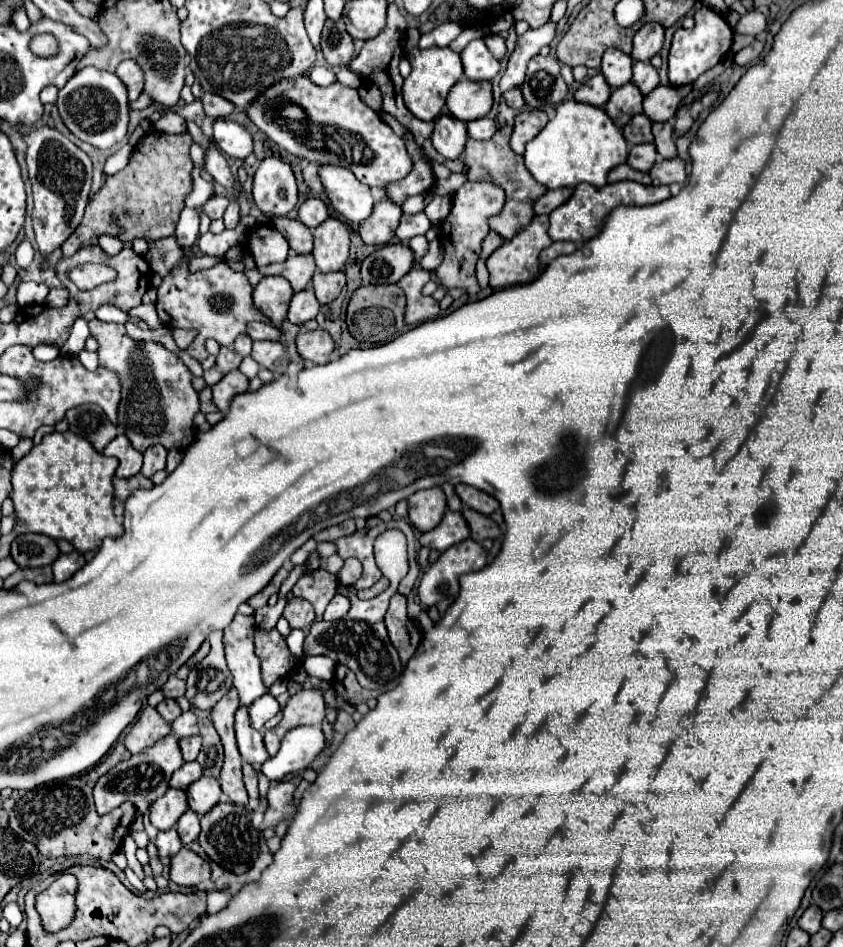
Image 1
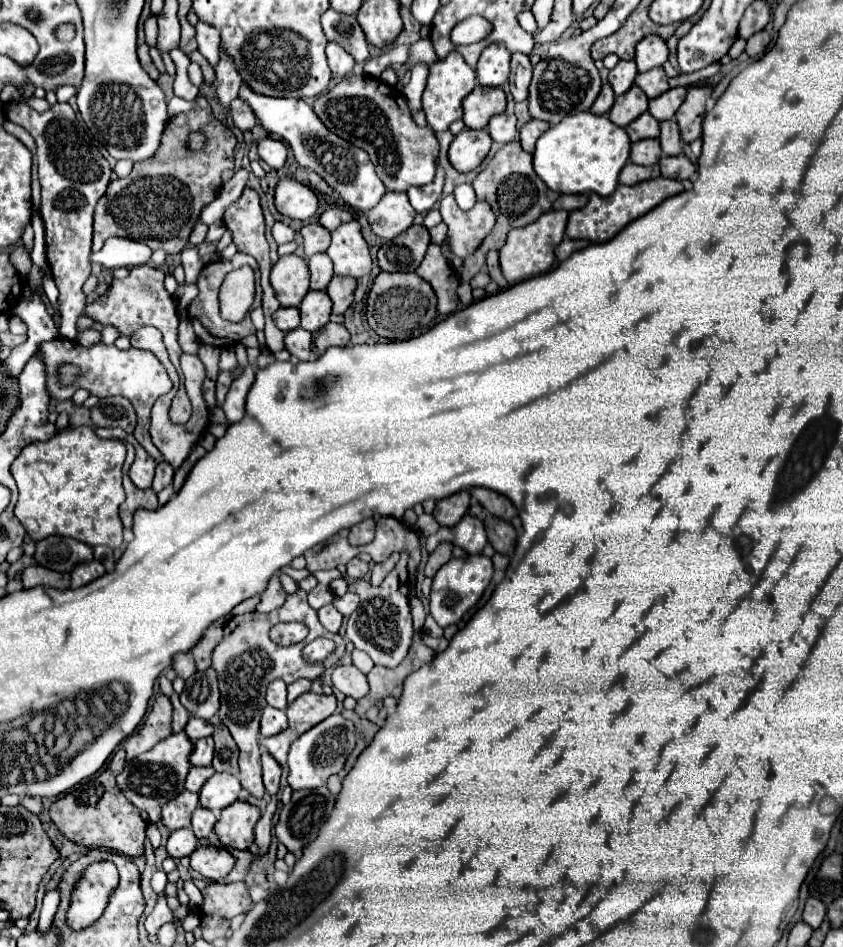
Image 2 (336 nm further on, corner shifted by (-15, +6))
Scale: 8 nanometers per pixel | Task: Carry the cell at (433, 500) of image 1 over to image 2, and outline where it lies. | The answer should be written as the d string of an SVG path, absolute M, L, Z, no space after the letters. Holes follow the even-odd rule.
M461 490L439 500L433 516L441 526L455 526L463 518L467 508L469 508L469 490Z

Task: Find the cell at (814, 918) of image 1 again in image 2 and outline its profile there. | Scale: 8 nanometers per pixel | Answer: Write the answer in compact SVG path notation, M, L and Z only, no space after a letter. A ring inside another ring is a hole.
M809 898L805 904L805 912L803 912L803 922L807 922L811 928L819 928L823 918L827 916L827 908L821 900Z

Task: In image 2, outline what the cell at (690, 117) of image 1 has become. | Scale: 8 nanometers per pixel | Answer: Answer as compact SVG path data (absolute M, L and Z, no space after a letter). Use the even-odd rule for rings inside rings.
M691 86L687 90L685 102L679 106L679 110L675 114L683 142L689 144L701 136L701 122L705 116L705 104L707 104L711 92L713 92L711 86Z

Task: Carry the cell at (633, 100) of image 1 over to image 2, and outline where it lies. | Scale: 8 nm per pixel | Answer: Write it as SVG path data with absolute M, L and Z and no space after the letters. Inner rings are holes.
M633 86L631 90L627 90L625 94L615 98L613 108L609 110L609 120L613 124L619 124L621 128L625 128L627 124L631 124L635 118L639 118L641 114L645 114L649 108L649 98L647 94L643 94L641 88Z

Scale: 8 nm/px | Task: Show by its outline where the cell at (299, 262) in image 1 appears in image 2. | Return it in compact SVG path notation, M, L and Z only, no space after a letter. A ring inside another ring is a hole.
M315 254L309 258L309 272L311 272L311 290L325 290L331 276L333 264L327 254Z

